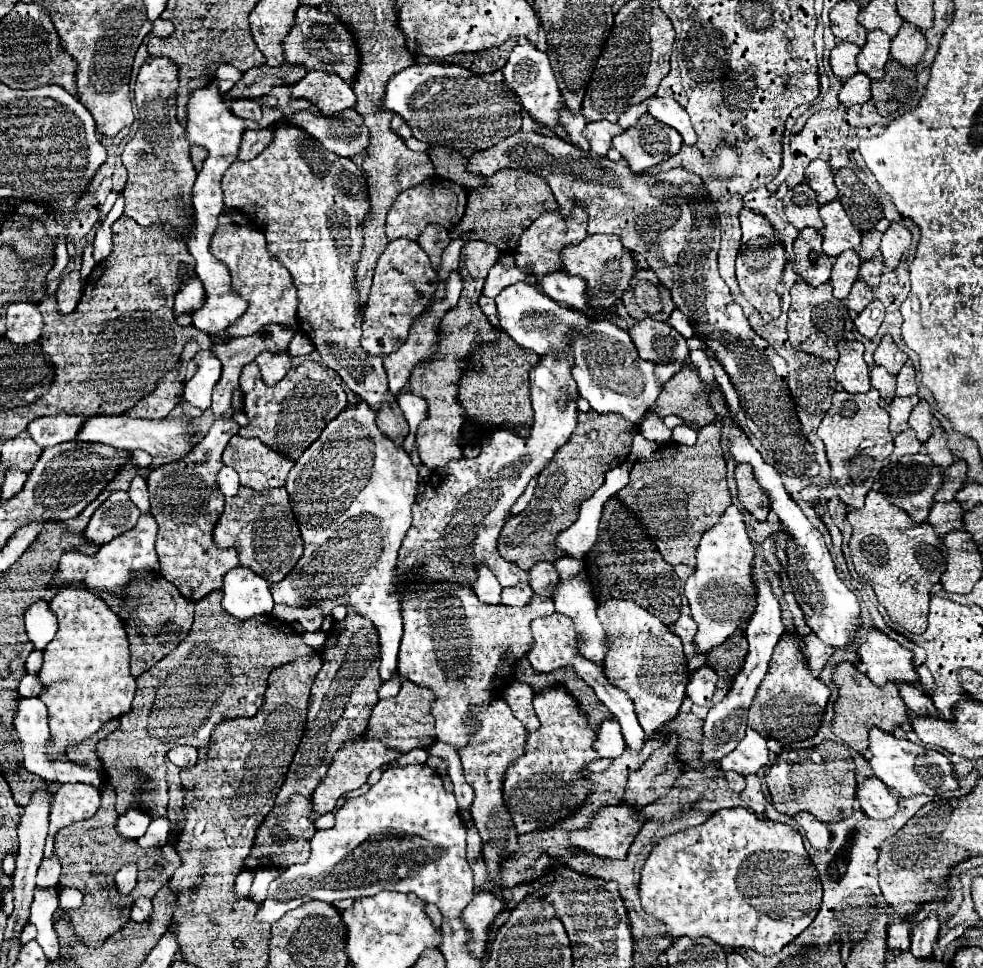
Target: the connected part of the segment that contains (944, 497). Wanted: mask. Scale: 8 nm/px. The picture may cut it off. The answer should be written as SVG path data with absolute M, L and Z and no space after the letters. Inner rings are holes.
M955 461L943 471L943 487L935 493L935 501L953 501L957 491L967 483L967 463Z

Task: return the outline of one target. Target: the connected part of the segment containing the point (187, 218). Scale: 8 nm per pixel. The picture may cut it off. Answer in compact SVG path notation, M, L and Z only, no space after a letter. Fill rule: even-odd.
M147 57L139 71L135 83L139 129L121 153L123 165L129 173L123 195L125 215L133 217L139 225L169 221L183 233L183 237L187 237L187 231L191 227L191 187L197 173L189 159L185 129L175 117L175 75L175 65L163 57Z

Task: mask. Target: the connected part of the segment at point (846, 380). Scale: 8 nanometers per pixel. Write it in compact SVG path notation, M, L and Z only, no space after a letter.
M861 341L839 343L839 361L835 365L835 379L849 393L865 393L871 389L869 365L863 361Z

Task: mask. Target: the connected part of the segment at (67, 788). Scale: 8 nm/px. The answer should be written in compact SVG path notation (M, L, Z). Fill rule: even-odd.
M63 783L53 795L51 803L51 821L49 821L49 839L45 845L45 857L53 855L53 835L75 821L85 821L95 815L99 809L101 793L83 783Z

